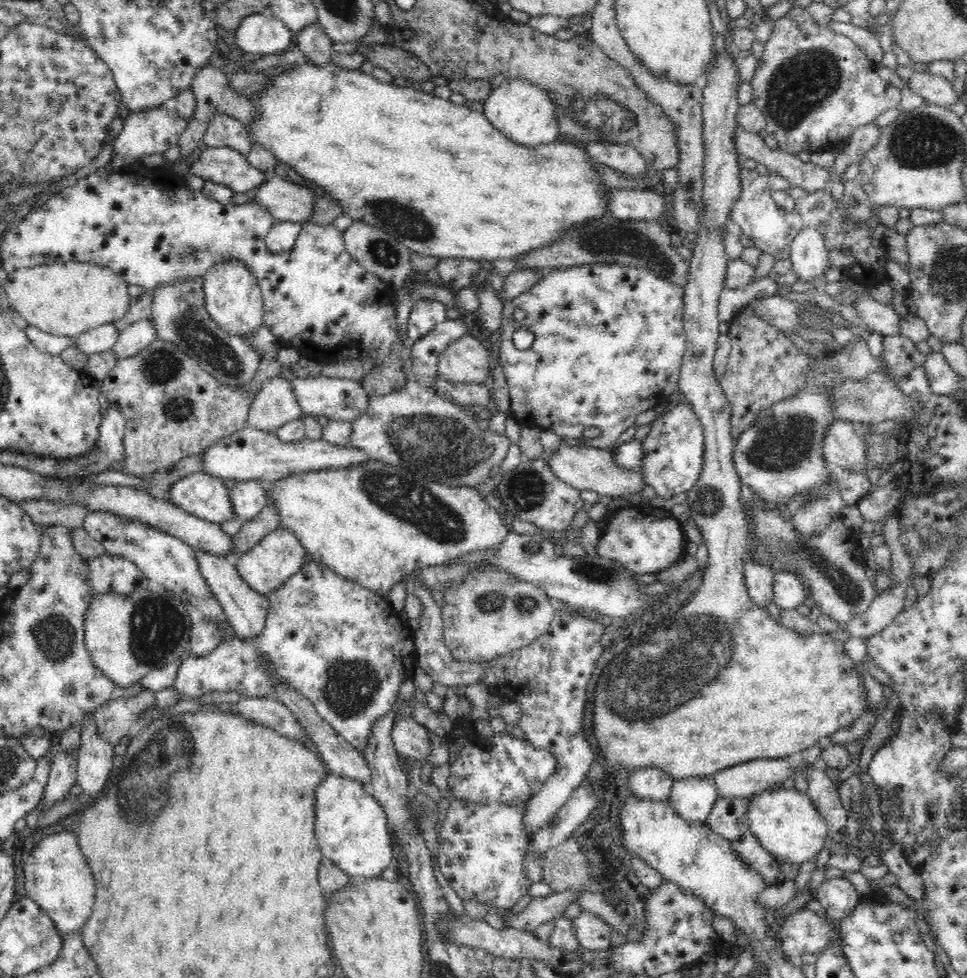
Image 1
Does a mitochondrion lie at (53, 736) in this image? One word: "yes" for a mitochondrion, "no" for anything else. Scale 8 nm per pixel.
no

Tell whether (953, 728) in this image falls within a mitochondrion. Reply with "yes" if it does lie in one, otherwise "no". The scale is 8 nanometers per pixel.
no

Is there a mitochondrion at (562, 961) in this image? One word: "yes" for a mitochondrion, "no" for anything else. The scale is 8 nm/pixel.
no

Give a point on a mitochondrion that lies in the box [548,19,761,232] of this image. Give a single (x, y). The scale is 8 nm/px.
(591, 106)

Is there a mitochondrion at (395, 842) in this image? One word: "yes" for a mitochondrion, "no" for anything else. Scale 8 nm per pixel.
no

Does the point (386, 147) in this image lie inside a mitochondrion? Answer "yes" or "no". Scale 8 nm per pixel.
no

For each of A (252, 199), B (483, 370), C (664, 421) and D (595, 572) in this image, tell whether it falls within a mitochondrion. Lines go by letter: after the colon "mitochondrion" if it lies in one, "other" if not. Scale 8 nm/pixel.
A: other
B: other
C: other
D: mitochondrion

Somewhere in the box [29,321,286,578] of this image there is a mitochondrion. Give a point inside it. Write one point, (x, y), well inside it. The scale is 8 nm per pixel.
(162, 366)

